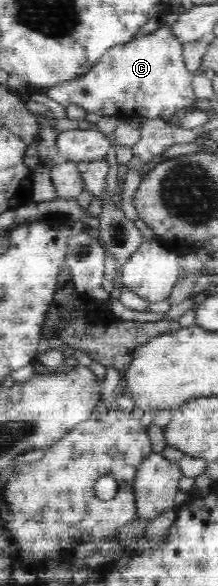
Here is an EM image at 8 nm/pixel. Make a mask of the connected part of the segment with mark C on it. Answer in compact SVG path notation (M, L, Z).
M161 25L153 33L135 36L125 44L110 48L83 78L51 87L45 93L59 104L76 104L99 116L126 118L132 122L157 117L171 118L175 114L182 114L187 106L191 106L198 99L193 89L193 72L187 68L184 60L184 44L173 26Z

